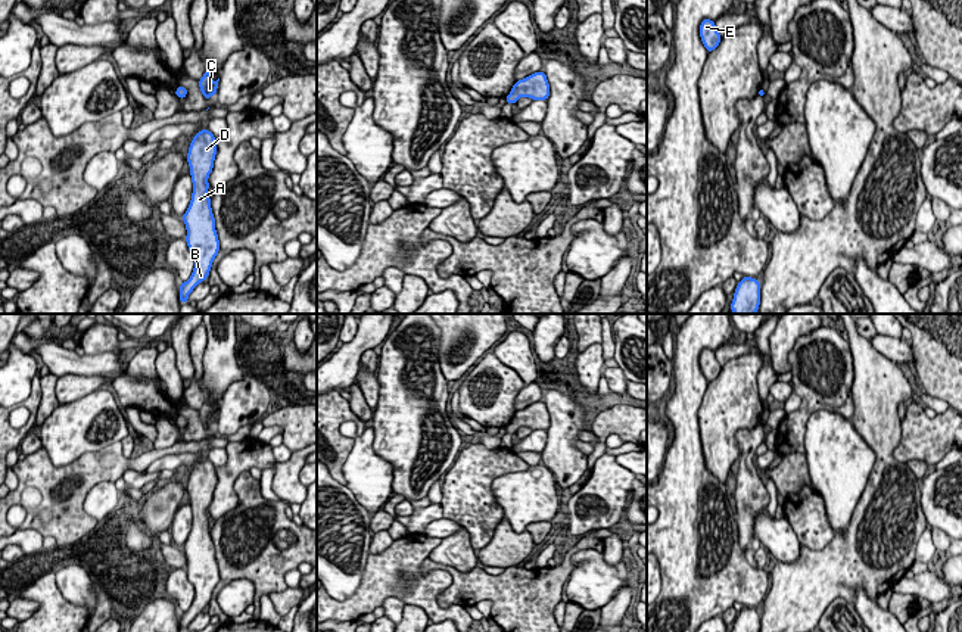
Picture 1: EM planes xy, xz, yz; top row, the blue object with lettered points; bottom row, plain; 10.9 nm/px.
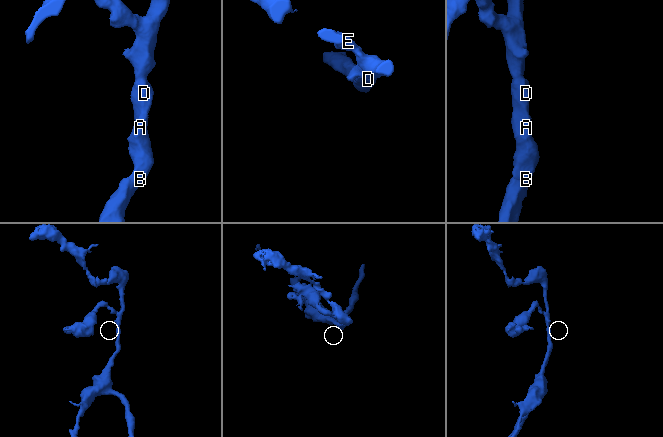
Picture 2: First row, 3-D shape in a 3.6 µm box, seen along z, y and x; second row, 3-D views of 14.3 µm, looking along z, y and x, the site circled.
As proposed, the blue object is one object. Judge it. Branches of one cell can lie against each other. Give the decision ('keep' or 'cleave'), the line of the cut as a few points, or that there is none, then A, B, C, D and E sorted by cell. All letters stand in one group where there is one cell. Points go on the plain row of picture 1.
keep; no cut; A B C D E

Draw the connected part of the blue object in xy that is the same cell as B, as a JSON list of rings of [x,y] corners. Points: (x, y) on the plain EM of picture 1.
[[[209,460],[197,461],[190,471],[187,483],[193,523],[190,535],[181,547],[187,560],[187,577],[194,588],[194,598],[190,608],[180,613],[180,632],[189,632],[189,625],[193,619],[208,608],[212,592],[220,582],[220,570],[208,523],[208,508],[214,499],[215,485],[215,466]]]

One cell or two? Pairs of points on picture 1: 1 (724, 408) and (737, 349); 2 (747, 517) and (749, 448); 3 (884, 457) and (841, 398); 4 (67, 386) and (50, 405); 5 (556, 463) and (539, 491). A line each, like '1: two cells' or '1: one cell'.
1: two cells
2: one cell
3: two cells
4: two cells
5: two cells

